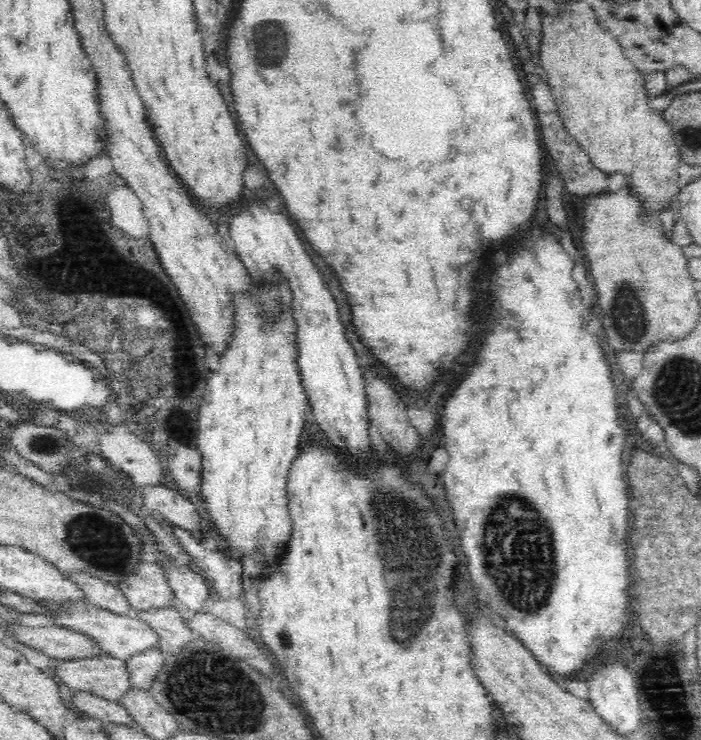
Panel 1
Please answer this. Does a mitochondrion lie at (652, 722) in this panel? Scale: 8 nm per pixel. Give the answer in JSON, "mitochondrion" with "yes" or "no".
{"mitochondrion":"no"}

